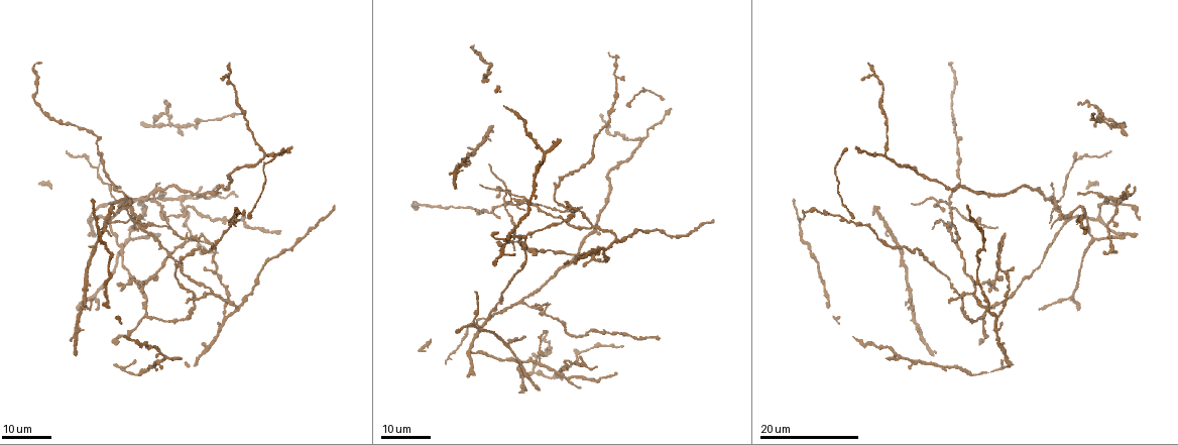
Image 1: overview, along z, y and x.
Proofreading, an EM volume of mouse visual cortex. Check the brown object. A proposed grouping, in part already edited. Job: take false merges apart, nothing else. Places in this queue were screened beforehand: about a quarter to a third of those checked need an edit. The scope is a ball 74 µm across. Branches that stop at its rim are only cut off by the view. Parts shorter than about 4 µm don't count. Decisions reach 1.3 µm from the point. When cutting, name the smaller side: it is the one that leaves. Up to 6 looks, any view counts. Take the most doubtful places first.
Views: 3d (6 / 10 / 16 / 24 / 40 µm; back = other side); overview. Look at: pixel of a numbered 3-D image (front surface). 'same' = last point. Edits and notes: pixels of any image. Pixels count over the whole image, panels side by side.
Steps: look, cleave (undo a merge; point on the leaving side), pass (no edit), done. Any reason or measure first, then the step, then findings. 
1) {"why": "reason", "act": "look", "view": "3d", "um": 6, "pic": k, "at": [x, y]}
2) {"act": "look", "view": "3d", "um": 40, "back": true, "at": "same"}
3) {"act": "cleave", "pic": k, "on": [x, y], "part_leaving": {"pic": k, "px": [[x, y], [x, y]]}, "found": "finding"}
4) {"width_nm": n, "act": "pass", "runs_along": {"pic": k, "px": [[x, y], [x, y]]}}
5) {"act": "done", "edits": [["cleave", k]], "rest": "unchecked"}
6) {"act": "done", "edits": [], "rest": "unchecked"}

{"why": "four or more arms meet", "act": "look", "view": "3d", "um": 16, "pic": 1, "at": [949, 202]}

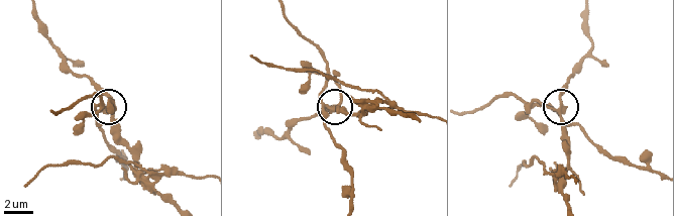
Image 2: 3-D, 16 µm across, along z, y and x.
{"act": "look", "view": "3d", "um": 6, "pic": 2, "at": [331, 107]}

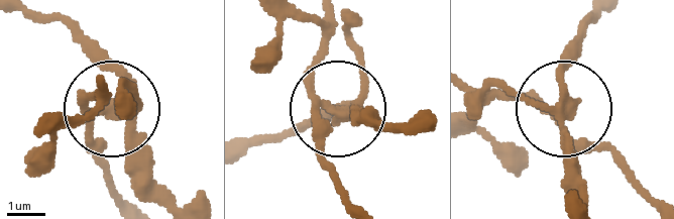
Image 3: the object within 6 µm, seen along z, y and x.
{"arms": 5, "act": "cleave", "pic": 3, "on": [318, 144], "part_leaving": {"pic": 3, "px": [[558, 117], [562, 63], [597, 14]]}, "found": "two neurons meet here"}

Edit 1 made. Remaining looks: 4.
{"why": "a fork", "act": "look", "view": "3d", "um": 24, "pic": 1, "at": [885, 154]}

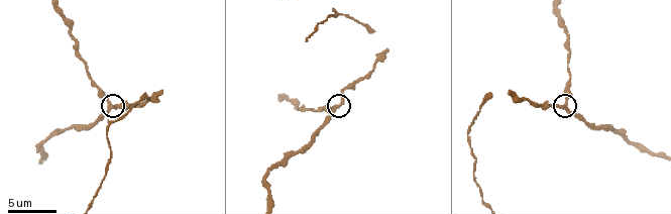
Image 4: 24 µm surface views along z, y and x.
{"act": "look", "view": "3d", "um": 6, "pic": 4, "at": [565, 107]}

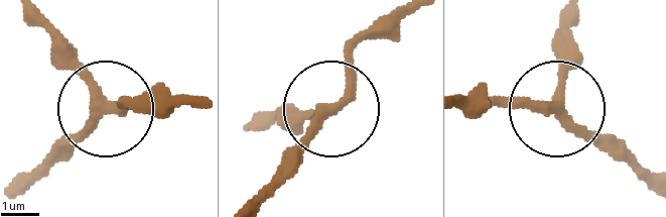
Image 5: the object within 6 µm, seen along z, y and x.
{"width_nm": 270, "act": "pass", "found": "continuous, no second neuron"}

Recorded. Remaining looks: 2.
{"why": "four or more arms meet", "act": "look", "view": "3d", "um": 16, "pic": 1, "at": [193, 293]}

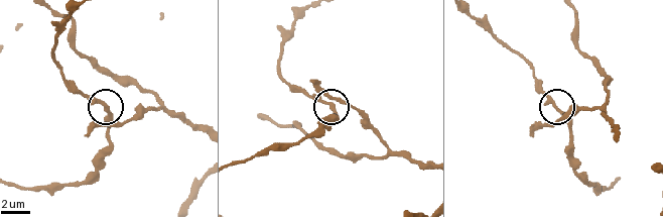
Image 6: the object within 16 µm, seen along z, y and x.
{"why": "closer look", "act": "look", "view": "3d", "um": 6, "pic": 6, "at": [335, 111]}

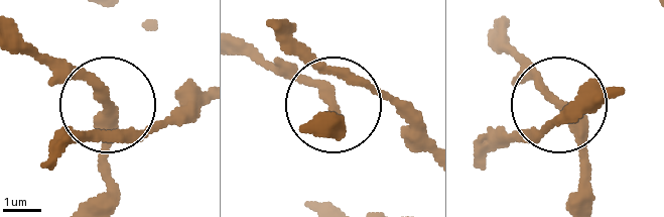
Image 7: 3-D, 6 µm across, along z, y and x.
{"side_arm_um": 51, "act": "pass", "runs_along": {"pic": 7, "px": [[96, 196], [106, 177], [106, 103], [31, 45]]}, "found": "all the same neuron"}

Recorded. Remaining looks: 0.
{"act": "done", "edits": [["cleave", 3]], "rest": "unchecked"}

